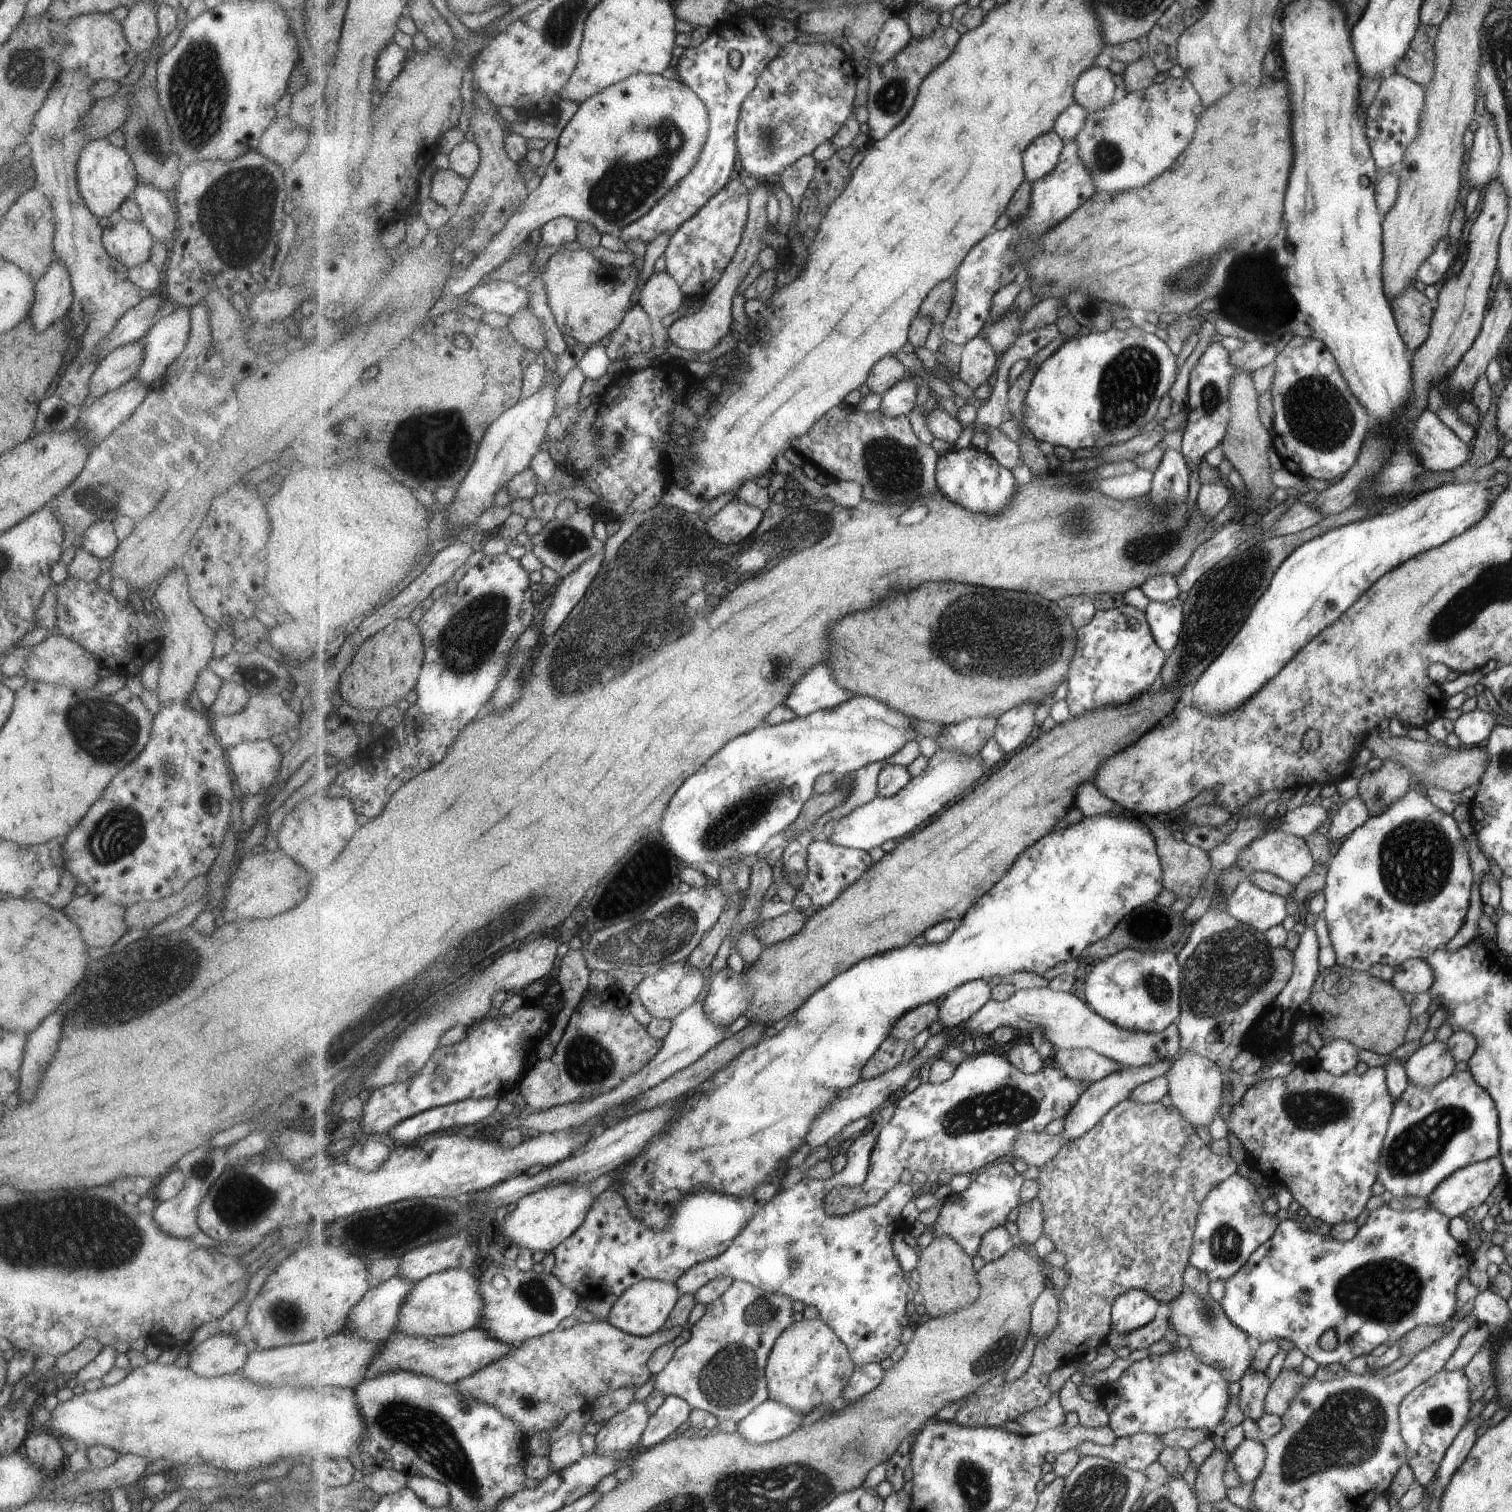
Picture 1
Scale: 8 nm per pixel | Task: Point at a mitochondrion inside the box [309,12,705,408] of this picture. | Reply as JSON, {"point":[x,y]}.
{"point":[624,188]}

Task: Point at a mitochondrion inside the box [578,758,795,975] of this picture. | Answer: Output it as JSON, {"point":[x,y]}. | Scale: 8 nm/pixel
{"point":[732,823]}

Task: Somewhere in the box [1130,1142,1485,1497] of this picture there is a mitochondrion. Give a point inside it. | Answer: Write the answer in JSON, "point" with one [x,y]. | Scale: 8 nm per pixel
{"point":[1349,1427]}

